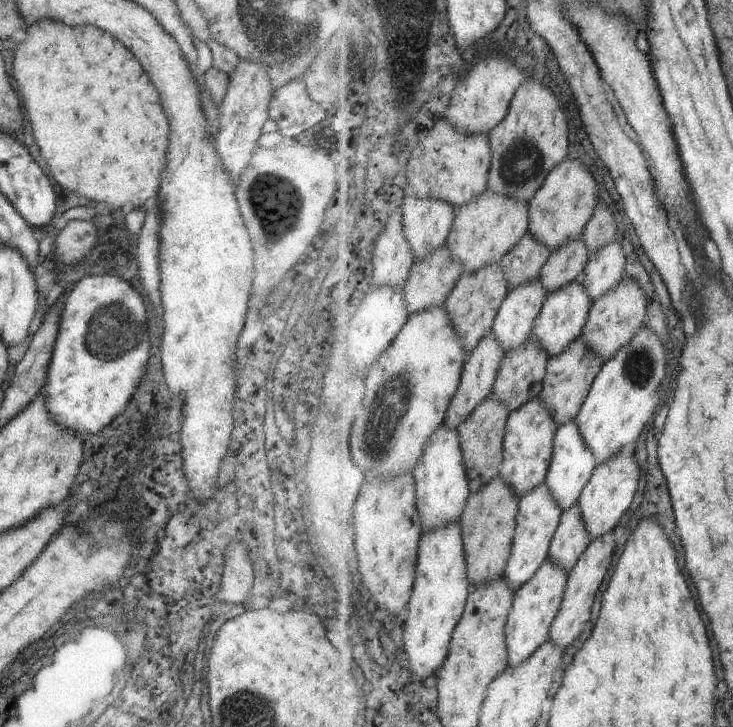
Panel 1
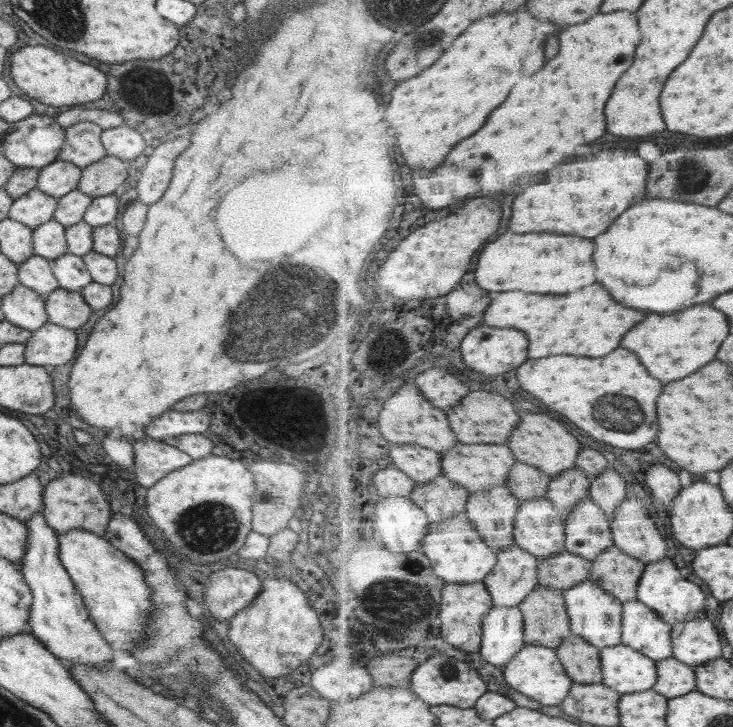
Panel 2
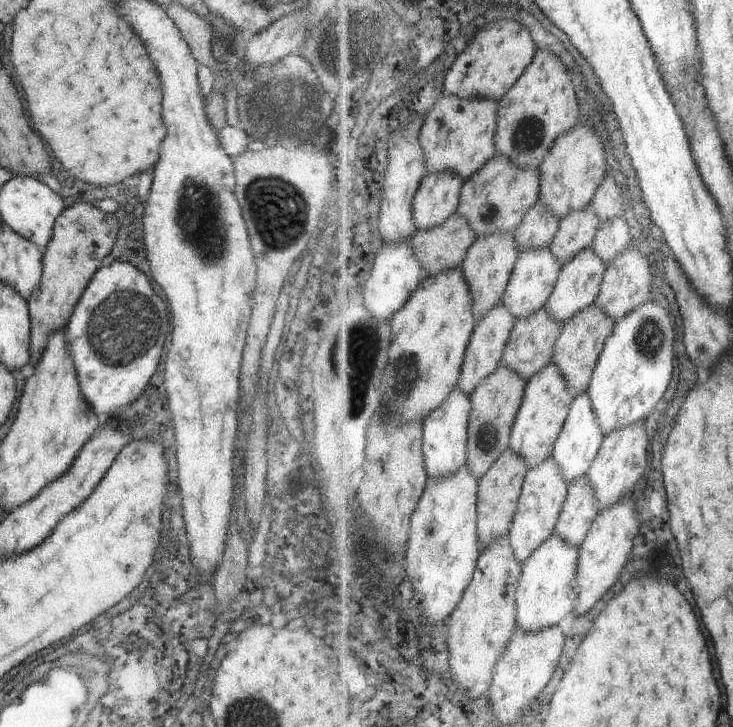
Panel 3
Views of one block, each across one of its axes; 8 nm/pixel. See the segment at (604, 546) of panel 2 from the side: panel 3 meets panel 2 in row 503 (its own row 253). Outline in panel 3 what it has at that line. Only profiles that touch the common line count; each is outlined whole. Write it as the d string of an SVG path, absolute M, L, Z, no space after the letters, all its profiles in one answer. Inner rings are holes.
M593 247L580 252L572 262L565 264L556 290L546 306L550 310L550 314L556 316L558 322L565 324L576 317L576 314L595 304L600 296L608 267L609 265L604 262L604 258L600 258L600 254Z

